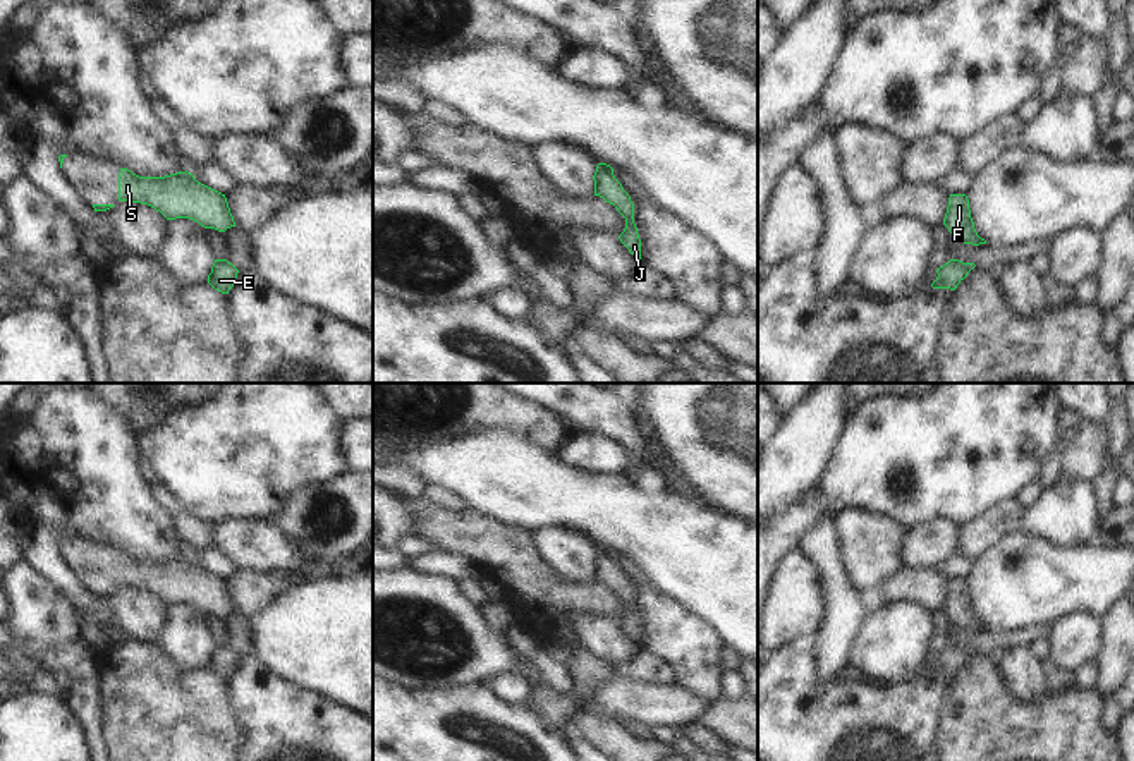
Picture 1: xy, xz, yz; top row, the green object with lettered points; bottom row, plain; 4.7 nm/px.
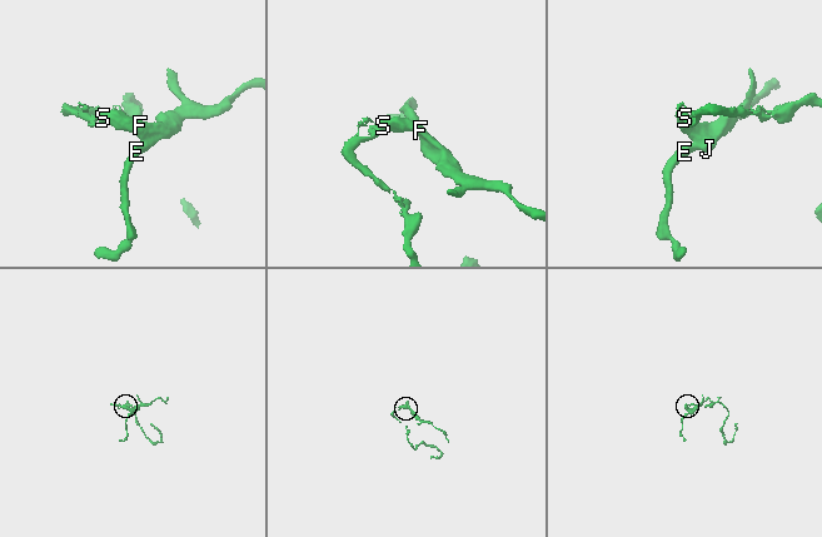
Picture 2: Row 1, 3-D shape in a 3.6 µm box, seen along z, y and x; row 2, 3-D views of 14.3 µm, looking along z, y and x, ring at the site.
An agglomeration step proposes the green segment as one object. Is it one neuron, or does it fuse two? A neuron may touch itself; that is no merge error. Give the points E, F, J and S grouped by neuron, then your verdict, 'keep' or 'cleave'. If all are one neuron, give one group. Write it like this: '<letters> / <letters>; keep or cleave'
E F J S; keep

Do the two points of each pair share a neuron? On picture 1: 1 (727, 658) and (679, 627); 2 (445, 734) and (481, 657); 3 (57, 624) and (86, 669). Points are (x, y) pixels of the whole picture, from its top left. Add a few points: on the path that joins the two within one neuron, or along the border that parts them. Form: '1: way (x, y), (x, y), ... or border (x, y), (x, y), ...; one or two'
1: border (725, 646), (720, 651), (722, 669); two
2: border (487, 682), (428, 689); two
3: border (79, 634), (50, 645), (35, 645), (26, 638); two

